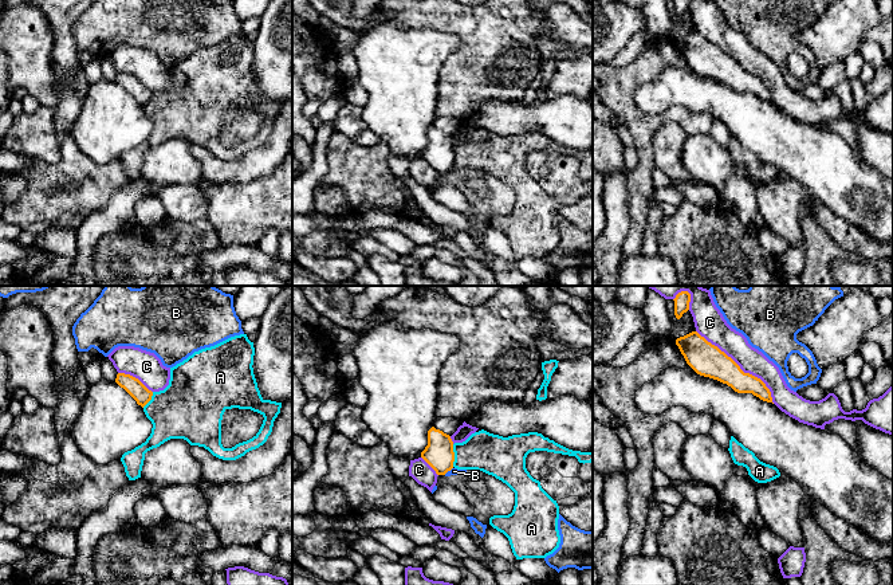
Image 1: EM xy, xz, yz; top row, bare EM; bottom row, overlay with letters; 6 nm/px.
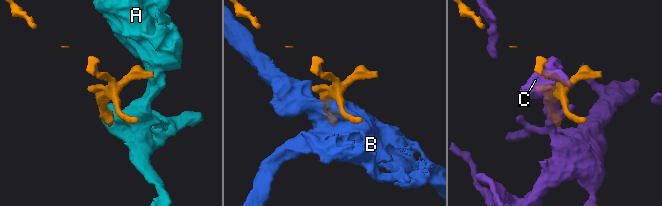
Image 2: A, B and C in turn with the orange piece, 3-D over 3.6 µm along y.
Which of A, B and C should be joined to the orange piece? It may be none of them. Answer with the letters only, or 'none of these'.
none of these

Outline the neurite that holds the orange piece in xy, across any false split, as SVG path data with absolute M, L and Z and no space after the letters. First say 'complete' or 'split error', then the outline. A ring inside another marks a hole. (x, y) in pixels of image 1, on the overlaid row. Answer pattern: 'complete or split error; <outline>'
complete; M118 373L115 382L123 388L142 408L152 400L153 392L149 390L138 378Z

